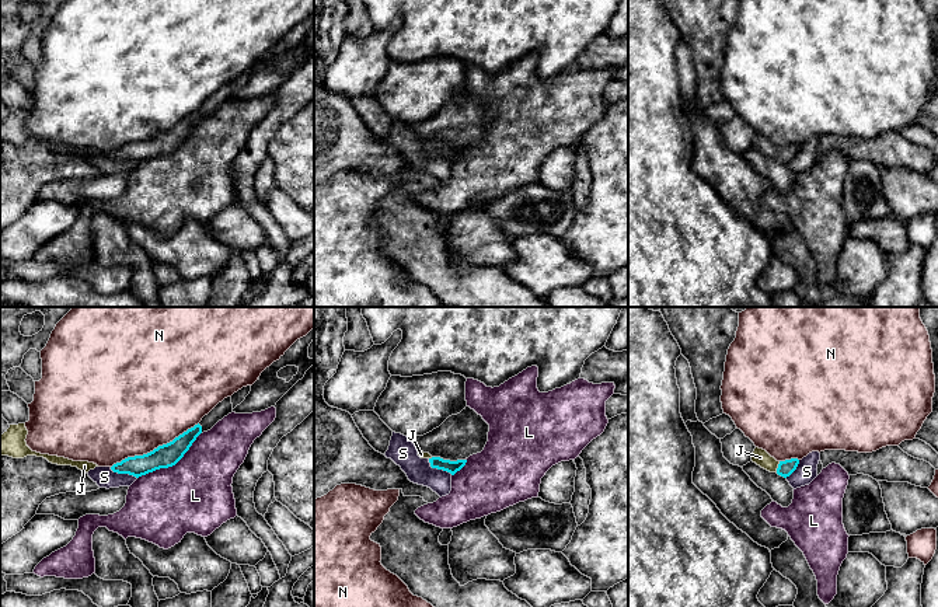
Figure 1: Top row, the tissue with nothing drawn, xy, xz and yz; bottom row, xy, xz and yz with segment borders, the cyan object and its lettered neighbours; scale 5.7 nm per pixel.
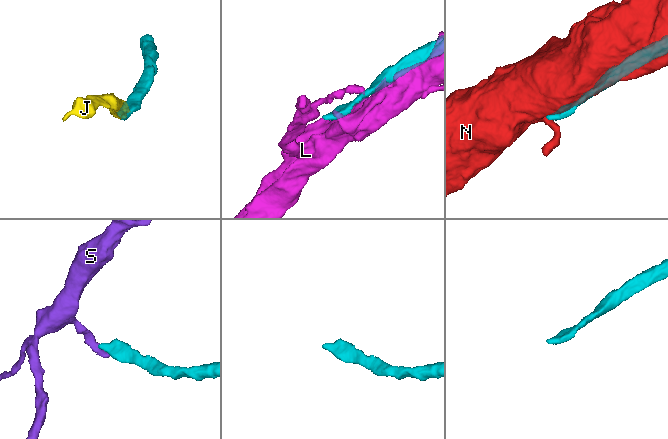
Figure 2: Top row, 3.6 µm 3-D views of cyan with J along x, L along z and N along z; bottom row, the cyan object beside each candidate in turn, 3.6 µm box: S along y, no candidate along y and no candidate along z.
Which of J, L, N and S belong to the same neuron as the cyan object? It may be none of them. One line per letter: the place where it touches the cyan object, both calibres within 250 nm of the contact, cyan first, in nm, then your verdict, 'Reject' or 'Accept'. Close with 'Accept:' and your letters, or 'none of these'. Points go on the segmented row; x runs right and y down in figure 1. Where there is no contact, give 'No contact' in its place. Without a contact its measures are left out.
J: Touches cyan at yz (778, 467). Thickness 90 nm (cyan) against 90 nm. Accept
L: Touches cyan at xy (171, 466). Thickness 130 nm (cyan) against 420 nm. Reject
N: Touches cyan at xy (154, 449). Thickness 130 nm (cyan) against 500 nm. Reject
S: Touches cyan at xz (438, 468). Thickness 70 nm (cyan) against 160 nm. Reject
Accept: J

